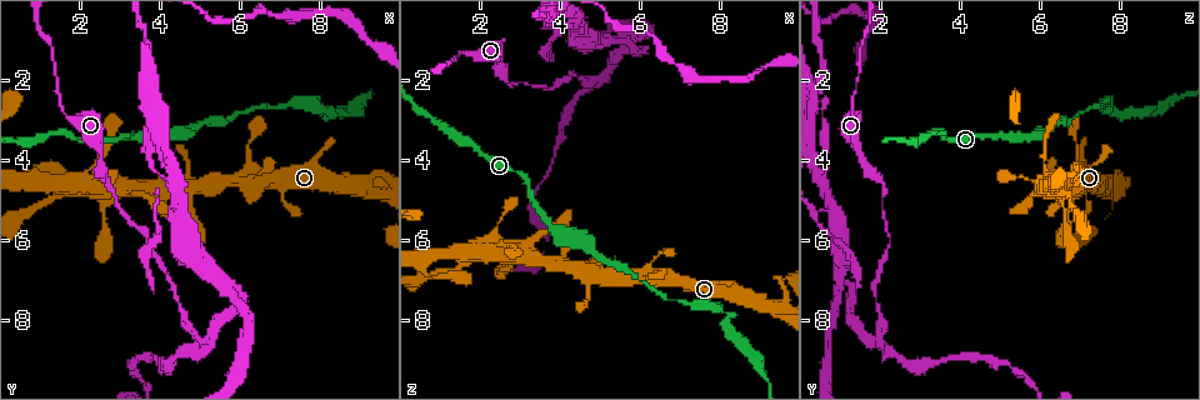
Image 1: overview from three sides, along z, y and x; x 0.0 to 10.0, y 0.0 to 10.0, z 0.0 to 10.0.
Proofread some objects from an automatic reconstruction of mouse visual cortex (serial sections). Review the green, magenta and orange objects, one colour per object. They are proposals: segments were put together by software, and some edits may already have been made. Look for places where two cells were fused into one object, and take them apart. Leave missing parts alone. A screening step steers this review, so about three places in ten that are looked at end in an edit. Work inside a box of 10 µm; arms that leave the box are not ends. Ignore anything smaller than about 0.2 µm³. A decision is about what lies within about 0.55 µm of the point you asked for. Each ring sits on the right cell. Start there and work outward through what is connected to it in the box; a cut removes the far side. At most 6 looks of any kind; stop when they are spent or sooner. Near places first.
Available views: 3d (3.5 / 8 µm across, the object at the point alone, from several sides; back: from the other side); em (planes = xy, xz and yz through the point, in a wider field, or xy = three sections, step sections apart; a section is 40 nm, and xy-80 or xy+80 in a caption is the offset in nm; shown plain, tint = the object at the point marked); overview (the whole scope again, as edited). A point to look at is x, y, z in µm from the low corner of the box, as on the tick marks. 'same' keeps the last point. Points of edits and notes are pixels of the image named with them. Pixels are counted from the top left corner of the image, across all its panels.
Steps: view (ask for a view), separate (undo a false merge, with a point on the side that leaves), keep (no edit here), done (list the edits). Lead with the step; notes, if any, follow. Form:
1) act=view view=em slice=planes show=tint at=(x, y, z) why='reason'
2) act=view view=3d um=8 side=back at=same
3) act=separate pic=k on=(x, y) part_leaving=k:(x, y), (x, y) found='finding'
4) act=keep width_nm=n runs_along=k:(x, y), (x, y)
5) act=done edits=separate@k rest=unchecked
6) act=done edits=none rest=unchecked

act=view view=3d um=3.5 at=(8.20, 2.85, 7.80) why='sharp bend'

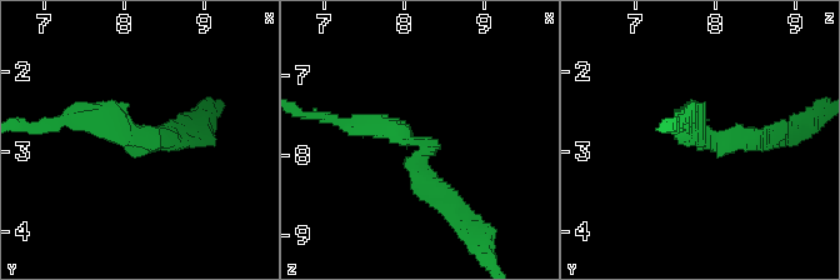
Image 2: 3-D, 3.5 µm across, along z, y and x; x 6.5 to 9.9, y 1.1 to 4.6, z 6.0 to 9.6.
act=view view=em slice=xy step=5 show=tint at=(8.20, 2.85, 7.80) arm_widths_nm=250,300

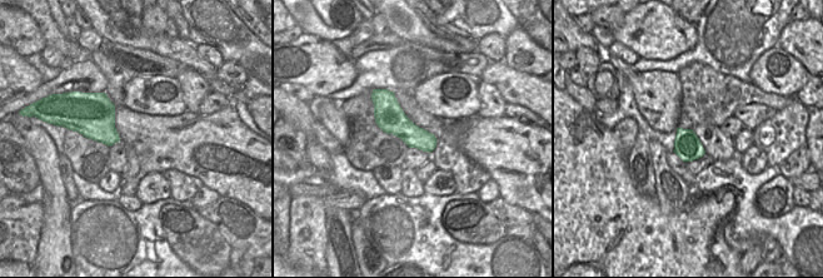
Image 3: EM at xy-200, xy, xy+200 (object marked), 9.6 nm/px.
act=separate pic=2 on=(748, 136) part_leaving=2:(708, 140), (733, 144), (790, 125) found='two cells meet here'

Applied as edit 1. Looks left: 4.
act=view view=overview

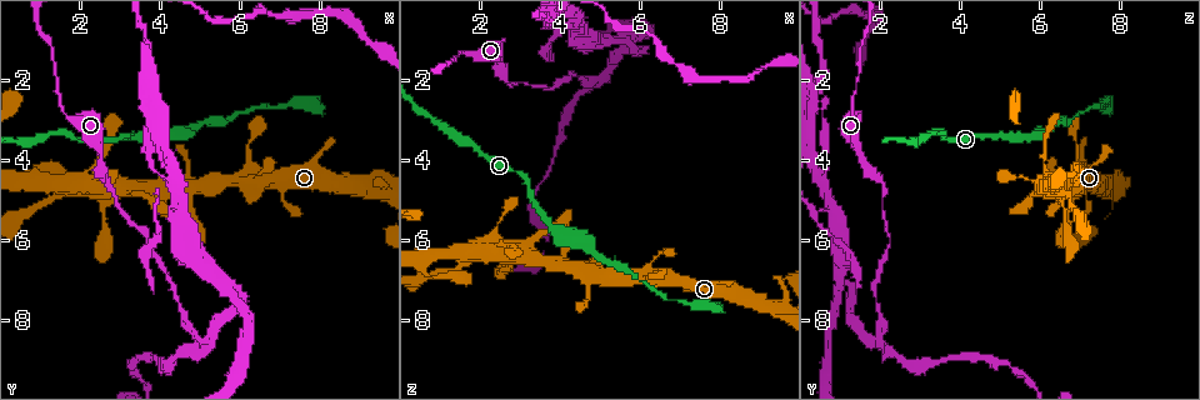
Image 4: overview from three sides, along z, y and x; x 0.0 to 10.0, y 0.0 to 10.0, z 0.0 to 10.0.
act=view view=3d um=3.5 at=(1.75, 4.75, 6.45) why='side arm on a straight run'

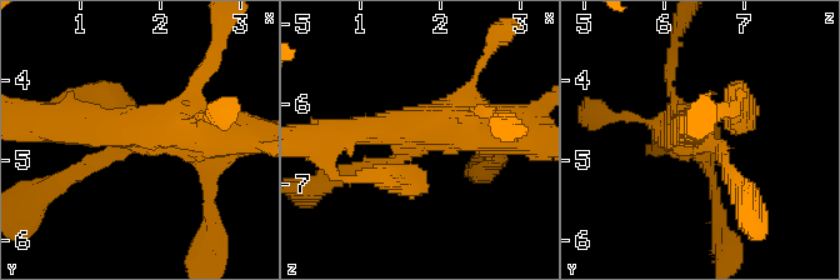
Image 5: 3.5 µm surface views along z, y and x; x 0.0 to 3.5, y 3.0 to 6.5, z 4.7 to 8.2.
act=view view=em slice=xy step=2 show=tint at=(1.70, 4.80, 6.50)

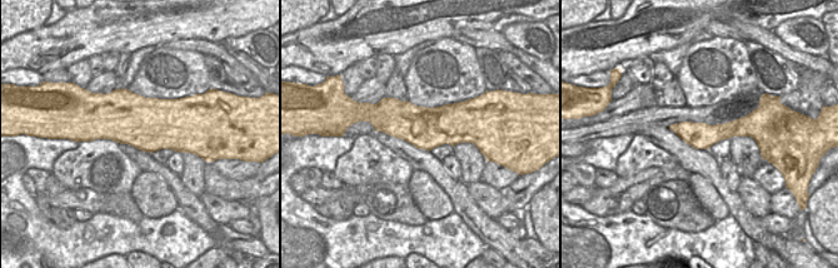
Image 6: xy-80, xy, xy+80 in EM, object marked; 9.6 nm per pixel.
act=keep width_nm=400 runs_along=6:(674, 127), (754, 134) found='all the same cell'

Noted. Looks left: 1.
act=done edits=separate@2 rest=unchecked

